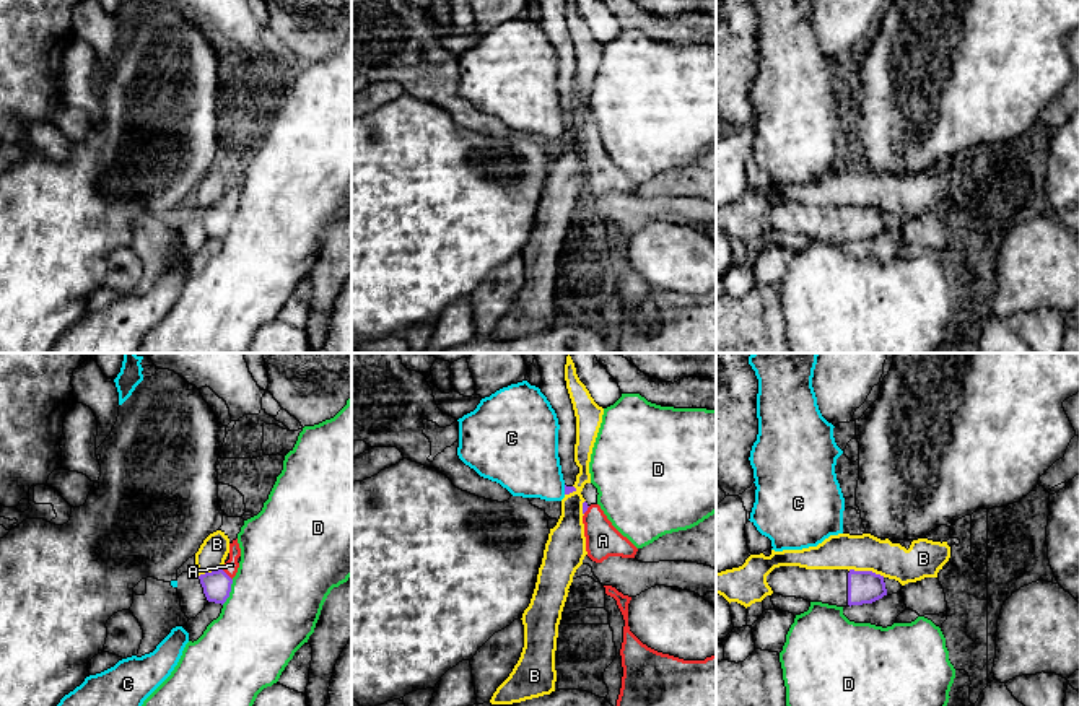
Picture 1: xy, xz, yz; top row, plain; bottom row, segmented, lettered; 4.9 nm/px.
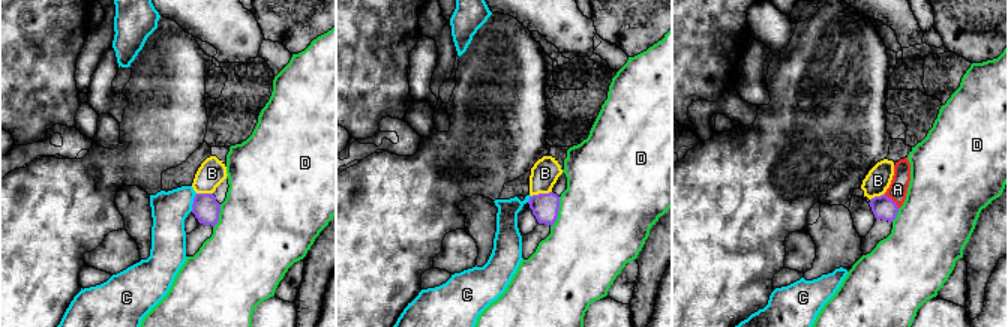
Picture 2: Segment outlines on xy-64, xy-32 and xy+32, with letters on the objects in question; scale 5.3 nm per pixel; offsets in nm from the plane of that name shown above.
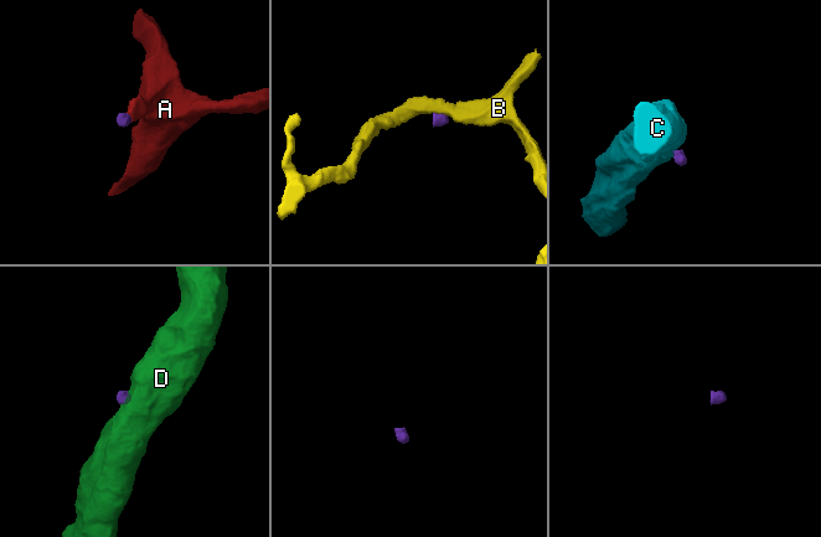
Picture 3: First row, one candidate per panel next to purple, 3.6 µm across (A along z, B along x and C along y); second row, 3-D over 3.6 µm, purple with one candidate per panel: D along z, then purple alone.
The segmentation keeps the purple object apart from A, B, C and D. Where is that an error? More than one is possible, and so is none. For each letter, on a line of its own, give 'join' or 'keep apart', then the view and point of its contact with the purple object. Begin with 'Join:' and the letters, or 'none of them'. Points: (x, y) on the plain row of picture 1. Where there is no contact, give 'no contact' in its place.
Join: A
A: join | xy (227, 210)
B: keep apart | yz (866, 207)
C: keep apart | xz (565, 126)
D: keep apart | xy (230, 226)

